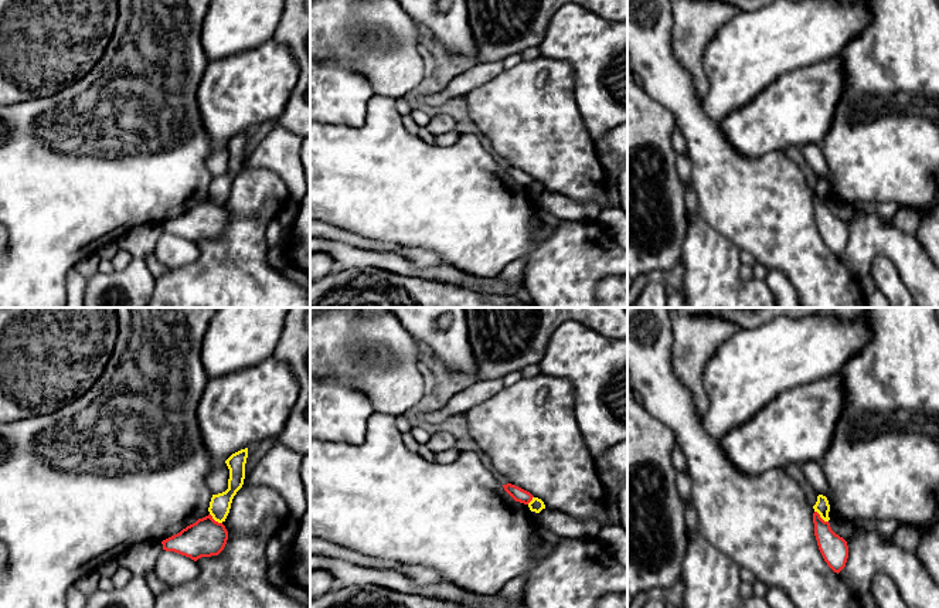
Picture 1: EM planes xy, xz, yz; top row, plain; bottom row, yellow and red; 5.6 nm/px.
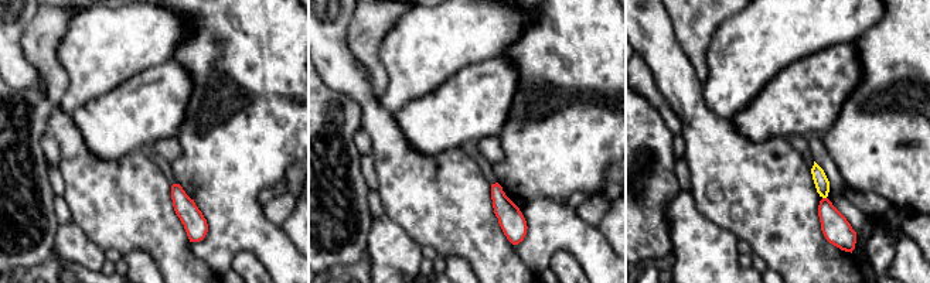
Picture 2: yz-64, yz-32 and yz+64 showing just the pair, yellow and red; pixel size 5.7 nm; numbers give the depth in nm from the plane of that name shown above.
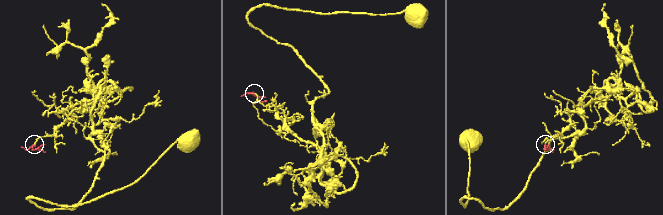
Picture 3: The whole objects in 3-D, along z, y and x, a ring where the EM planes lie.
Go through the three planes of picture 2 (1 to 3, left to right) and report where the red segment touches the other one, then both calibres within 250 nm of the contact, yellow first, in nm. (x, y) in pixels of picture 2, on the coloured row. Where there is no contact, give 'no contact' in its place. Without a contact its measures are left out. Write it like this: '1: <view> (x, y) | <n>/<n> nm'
1: no contact
2: no contact
3: yz+64 (824, 197) | 80/160 nm

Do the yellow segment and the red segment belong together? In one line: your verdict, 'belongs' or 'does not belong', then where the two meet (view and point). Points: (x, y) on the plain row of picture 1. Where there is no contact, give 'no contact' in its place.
does not belong | yz (822, 200)

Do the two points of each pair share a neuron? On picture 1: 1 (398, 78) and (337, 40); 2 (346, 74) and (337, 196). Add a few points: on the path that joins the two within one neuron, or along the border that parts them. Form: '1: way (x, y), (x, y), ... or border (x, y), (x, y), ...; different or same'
1: way (398, 51), (398, 36), (380, 17), (359, 17); same
2: border (368, 102), (364, 122), (360, 126), (325, 124); different

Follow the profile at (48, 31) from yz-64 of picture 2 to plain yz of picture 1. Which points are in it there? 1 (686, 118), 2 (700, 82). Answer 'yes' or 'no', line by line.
1: no
2: yes

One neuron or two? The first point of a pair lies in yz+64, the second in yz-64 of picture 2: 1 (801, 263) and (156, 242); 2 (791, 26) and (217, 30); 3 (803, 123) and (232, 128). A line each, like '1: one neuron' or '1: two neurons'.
1: one neuron
2: two neurons
3: two neurons

